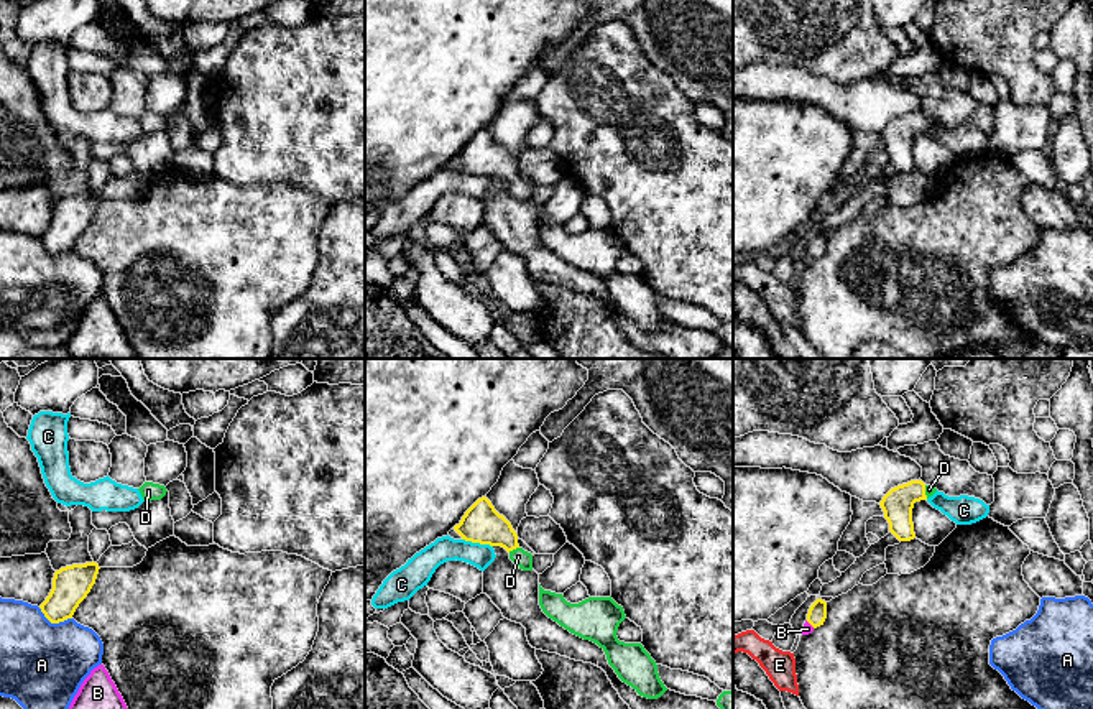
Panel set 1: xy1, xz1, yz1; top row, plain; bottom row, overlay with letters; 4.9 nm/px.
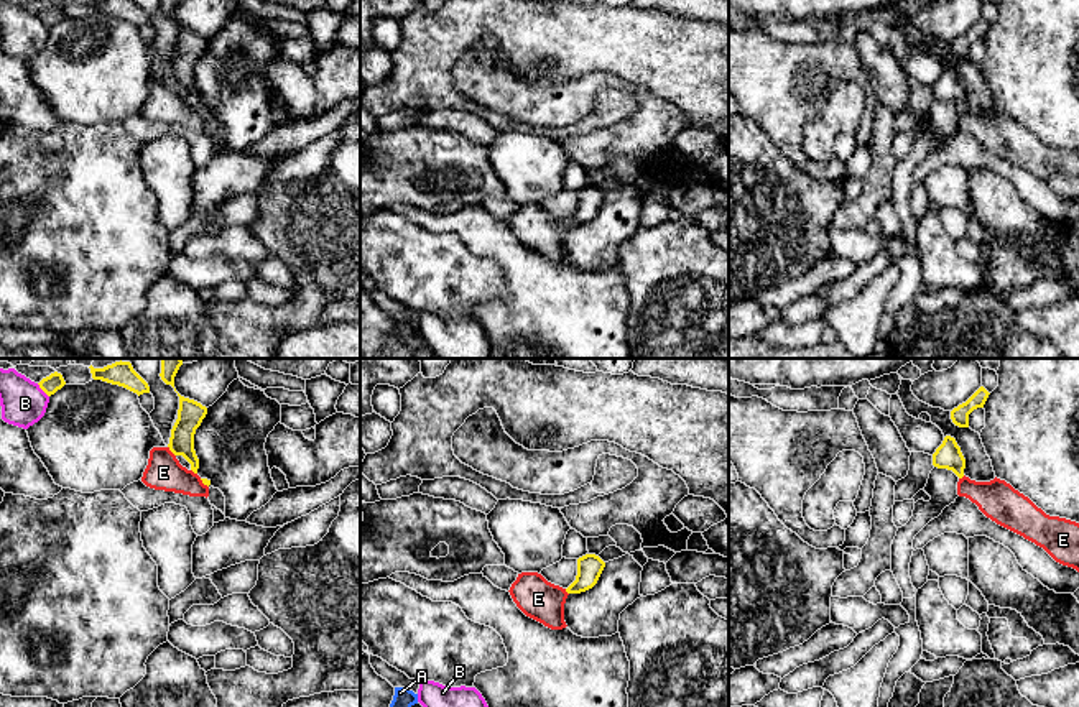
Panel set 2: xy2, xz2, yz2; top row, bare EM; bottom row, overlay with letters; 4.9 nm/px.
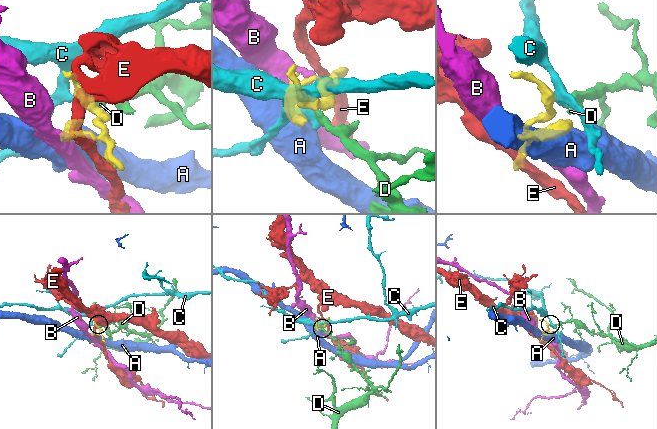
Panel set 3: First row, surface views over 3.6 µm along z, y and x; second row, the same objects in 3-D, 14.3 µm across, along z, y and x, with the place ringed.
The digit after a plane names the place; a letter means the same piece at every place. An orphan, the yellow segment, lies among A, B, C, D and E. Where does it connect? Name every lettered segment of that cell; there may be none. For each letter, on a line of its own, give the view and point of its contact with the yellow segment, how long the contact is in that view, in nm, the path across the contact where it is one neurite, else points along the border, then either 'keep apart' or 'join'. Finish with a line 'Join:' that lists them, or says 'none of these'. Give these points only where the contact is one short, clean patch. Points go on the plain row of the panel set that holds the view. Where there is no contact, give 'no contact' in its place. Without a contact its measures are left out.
A: contact xy1 (55, 254); length 180 nm; keep apart
B: contact xy2 (41, 20); length 90 nm; keep apart
C: contact xz1 (477, 173); length 160 nm; border xz1 (462, 170), (492, 178); keep apart
D: contact xz1 (513, 180); length 60 nm; way xz1 (482, 155), (493, 160), (513, 180), (518, 188); join
E: contact xy2 (170, 81); length 70 nm; border xy2 (168, 78), (175, 87); keep apart
Join: D

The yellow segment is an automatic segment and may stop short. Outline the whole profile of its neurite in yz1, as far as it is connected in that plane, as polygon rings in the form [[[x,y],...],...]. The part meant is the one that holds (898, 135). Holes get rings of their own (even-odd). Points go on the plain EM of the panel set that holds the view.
[[[911,112],[907,115],[891,120],[879,133],[884,150],[889,155],[889,163],[899,173],[911,173],[915,169],[912,155],[912,140],[915,133],[927,132],[937,123],[934,117],[925,117],[922,112]]]

